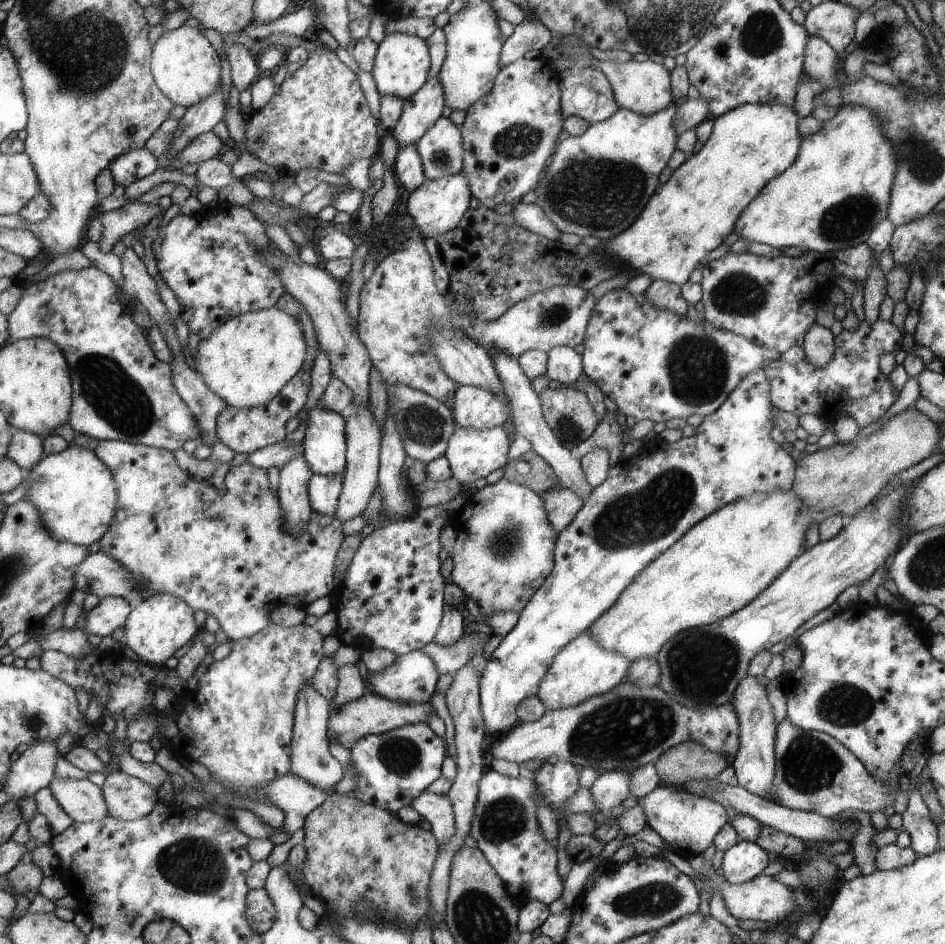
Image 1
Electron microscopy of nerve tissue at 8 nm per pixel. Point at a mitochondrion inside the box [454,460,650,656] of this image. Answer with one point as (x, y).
(503, 543)

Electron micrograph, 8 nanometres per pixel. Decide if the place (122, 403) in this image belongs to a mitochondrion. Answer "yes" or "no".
yes

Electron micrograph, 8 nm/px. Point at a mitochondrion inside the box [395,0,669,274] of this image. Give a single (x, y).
(620, 187)

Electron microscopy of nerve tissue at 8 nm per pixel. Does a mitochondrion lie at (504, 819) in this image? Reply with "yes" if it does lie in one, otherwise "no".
yes

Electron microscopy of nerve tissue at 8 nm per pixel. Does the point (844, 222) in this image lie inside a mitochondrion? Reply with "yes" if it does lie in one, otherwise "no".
yes

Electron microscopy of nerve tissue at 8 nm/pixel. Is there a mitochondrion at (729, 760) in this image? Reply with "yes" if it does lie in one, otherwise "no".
no

